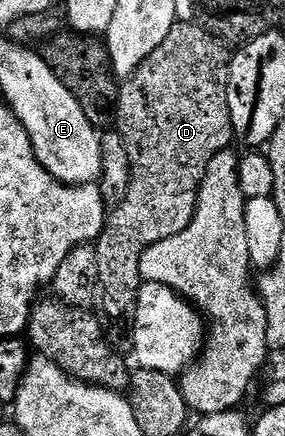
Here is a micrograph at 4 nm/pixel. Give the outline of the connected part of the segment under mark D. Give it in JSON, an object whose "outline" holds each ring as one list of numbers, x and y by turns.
{"outline":[[178,21,168,31,168,39,140,63,131,77,121,82,118,91,116,131,128,147,128,163,132,167,132,183,128,195,120,204,109,210,106,225,98,237,98,292,100,309,114,321,131,316,138,307,138,288,142,286,140,259,148,247,172,235,180,235,188,223,192,223,198,206,198,188,206,174,206,168,217,153,227,152,230,141,235,140,232,119,228,111,226,88,230,82,231,50,213,33,194,21]]}

